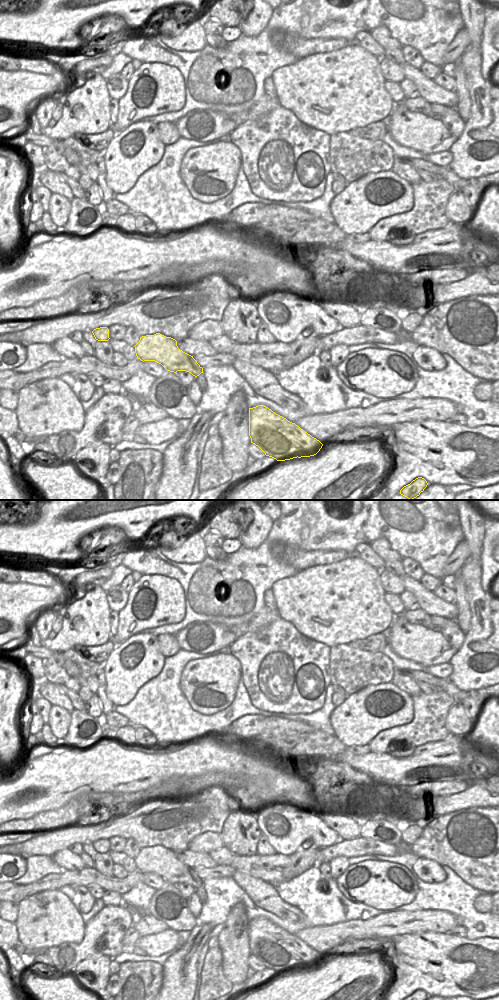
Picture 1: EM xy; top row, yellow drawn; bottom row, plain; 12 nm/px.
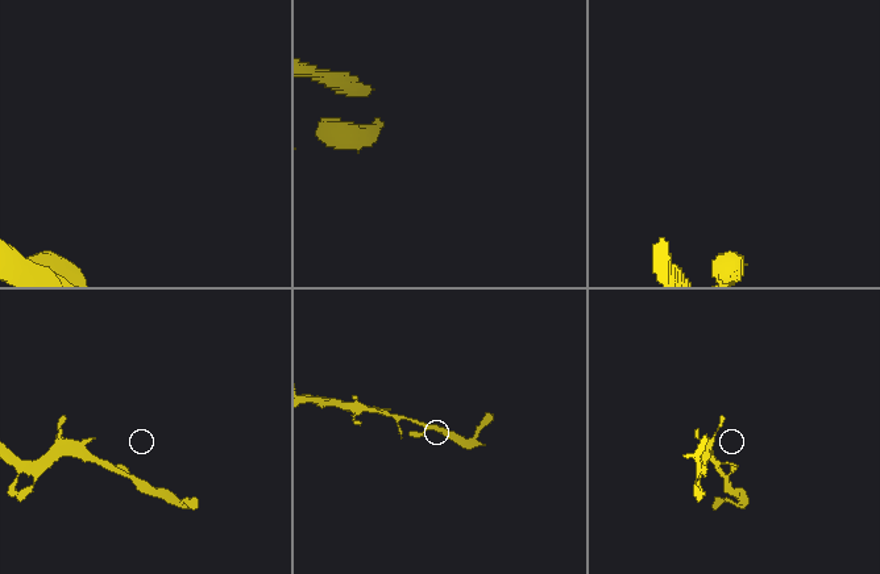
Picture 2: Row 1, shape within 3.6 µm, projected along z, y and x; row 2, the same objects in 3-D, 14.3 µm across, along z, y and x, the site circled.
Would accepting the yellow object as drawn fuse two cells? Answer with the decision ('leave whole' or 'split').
leave whole

